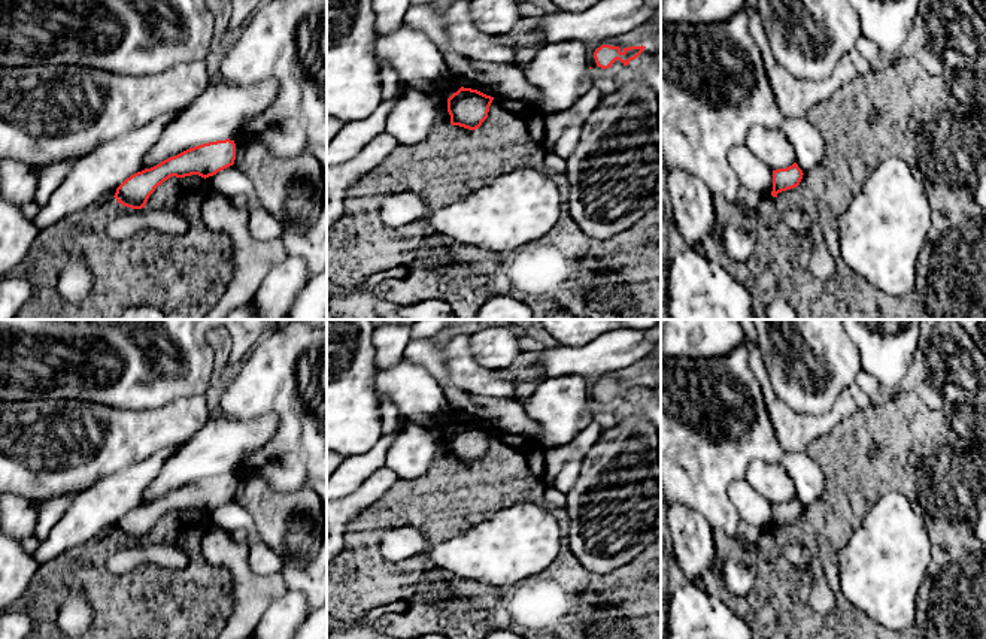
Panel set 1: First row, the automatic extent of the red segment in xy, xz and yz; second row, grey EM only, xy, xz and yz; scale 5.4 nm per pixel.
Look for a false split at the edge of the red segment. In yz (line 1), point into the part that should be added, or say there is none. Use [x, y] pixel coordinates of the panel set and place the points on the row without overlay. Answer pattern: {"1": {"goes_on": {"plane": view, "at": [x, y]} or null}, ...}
{"1": {"goes_on": null}}

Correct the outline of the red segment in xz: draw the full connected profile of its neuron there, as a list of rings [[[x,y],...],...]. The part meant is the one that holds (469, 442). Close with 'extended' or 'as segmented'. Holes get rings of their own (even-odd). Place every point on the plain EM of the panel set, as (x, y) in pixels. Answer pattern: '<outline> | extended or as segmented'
[[[461,421],[448,433],[448,446],[450,458],[468,464],[476,464],[488,452],[489,440],[494,431],[477,424]]] | as segmented

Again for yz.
[[[797,497],[786,503],[773,505],[773,526],[771,530],[777,532],[779,527],[795,523],[803,514],[803,505]]] | as segmented

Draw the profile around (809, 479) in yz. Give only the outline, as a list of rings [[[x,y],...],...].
[[[785,452],[780,458],[795,487],[795,497],[807,508],[814,503],[825,490],[825,473],[820,466],[804,452]]]

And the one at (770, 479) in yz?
[[[755,460],[744,475],[747,484],[771,505],[786,503],[795,497],[795,487],[782,461]]]

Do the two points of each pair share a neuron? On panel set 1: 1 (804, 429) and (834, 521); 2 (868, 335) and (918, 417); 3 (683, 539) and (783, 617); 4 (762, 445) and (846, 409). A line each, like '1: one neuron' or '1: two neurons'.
1: two neurons
2: two neurons
3: two neurons
4: two neurons

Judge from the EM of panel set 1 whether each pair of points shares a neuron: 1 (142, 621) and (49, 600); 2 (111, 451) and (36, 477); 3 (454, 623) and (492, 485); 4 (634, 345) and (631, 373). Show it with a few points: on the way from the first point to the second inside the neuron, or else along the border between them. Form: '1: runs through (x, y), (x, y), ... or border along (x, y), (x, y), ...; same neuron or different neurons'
1: runs through (120, 600), (99, 584), (72, 584); same neuron
2: runs through (93, 451), (61, 451), (54, 459); same neuron
3: runs through (397, 580), (372, 533), (436, 502); same neuron
4: border along (645, 359), (616, 373); different neurons

